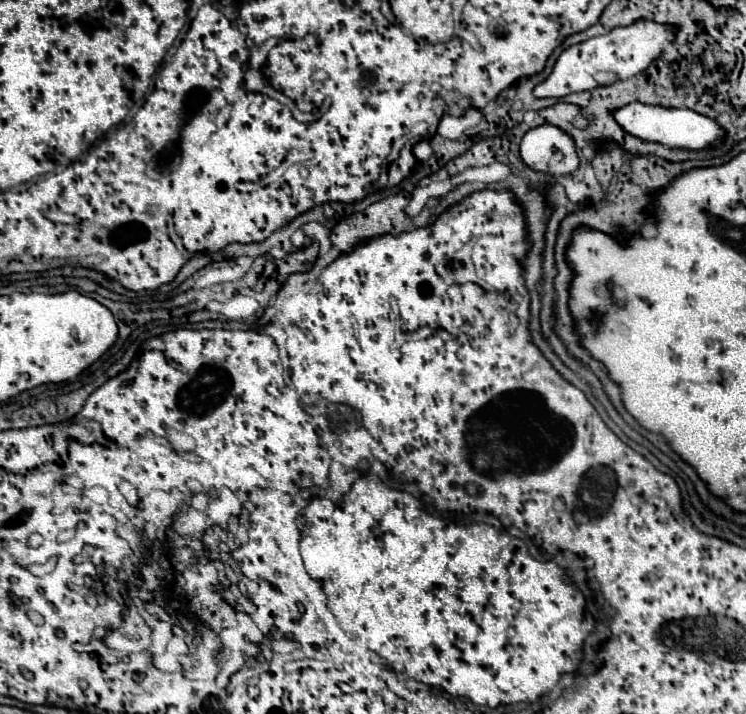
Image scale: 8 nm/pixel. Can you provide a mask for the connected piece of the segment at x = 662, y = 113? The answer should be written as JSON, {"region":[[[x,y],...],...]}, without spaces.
{"region":[[[637,101],[621,109],[615,109],[613,117],[629,135],[639,137],[643,141],[663,143],[665,147],[719,147],[725,141],[725,129],[715,119],[685,107],[667,109],[661,105],[647,105]]]}

